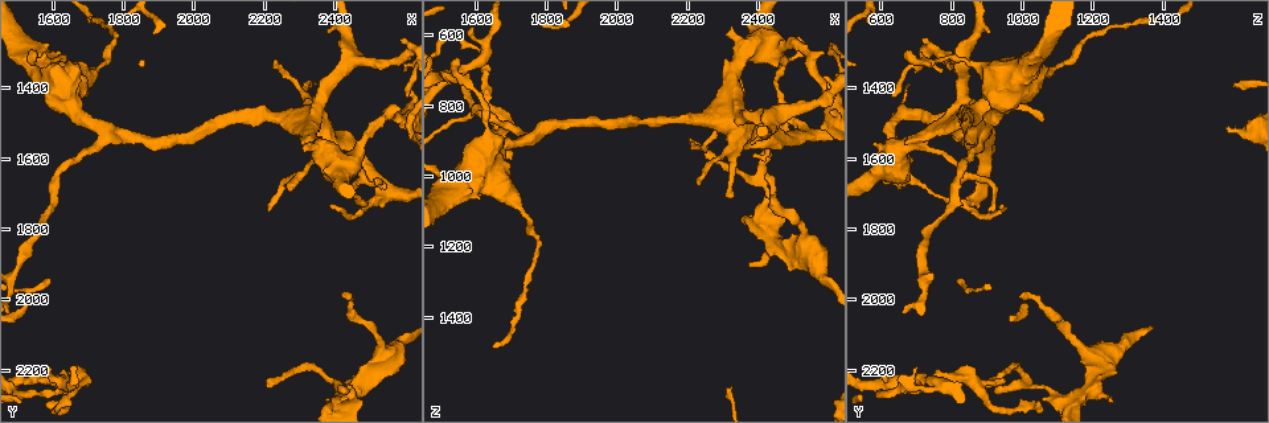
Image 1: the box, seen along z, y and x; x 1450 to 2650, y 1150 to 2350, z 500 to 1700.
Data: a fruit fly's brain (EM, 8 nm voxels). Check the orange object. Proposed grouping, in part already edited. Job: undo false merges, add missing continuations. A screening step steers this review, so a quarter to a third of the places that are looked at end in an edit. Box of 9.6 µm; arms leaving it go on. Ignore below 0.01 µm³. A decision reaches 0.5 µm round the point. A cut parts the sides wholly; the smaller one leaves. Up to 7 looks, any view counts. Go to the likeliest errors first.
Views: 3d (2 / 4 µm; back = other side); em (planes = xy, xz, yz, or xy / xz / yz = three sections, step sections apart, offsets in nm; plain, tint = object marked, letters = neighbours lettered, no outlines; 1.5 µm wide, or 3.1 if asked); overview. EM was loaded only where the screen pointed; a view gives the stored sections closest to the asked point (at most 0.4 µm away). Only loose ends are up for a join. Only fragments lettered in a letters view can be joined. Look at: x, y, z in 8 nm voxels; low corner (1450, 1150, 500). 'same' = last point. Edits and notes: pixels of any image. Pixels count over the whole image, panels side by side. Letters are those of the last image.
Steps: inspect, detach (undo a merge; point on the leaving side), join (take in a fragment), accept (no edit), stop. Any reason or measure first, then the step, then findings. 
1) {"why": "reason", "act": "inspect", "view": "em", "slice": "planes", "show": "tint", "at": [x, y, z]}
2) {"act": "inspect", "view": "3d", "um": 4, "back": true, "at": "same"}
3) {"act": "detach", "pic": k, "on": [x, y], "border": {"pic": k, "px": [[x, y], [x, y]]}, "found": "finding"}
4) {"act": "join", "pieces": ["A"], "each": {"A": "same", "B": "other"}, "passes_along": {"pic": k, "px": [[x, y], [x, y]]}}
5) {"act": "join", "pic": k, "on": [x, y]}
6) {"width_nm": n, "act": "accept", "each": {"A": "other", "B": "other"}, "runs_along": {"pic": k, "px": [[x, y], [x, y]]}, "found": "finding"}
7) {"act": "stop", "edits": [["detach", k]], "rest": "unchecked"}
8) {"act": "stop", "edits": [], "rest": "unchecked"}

{"why": "four arms meet", "act": "inspect", "view": "3d", "um": 4, "at": [1620, 2240, 670]}

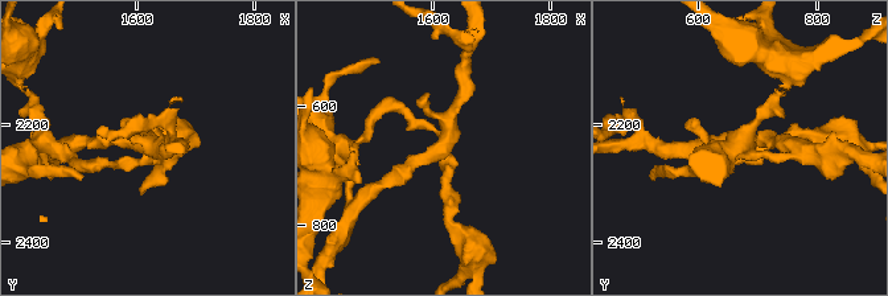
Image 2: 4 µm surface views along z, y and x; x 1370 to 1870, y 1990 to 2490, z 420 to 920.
{"act": "inspect", "view": "em", "slice": "planes", "show": "plain", "at": [1615, 2240, 675]}

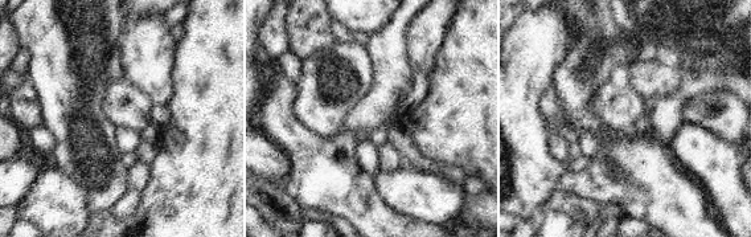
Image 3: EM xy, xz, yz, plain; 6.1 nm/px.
{"act": "inspect", "view": "em", "slice": "planes", "show": "letters", "at": "same"}

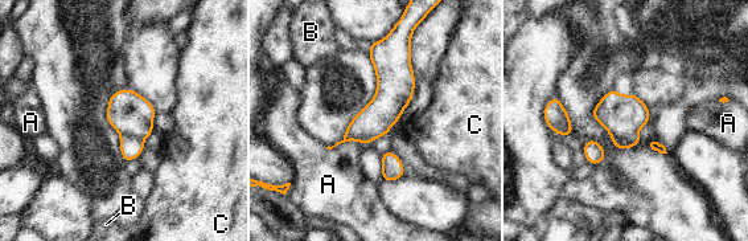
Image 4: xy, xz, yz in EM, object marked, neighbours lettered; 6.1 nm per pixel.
{"width_nm": 220, "act": "detach", "pic": 4, "on": [623, 117], "each": {"A": "other", "B": "other", "C": "other"}, "part_leaving": {"pic": 4, "px": [[382, 45], [386, 99], [346, 138]]}, "found": "two cells meet here"}

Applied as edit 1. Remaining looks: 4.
{"act": "inspect", "view": "overview"}

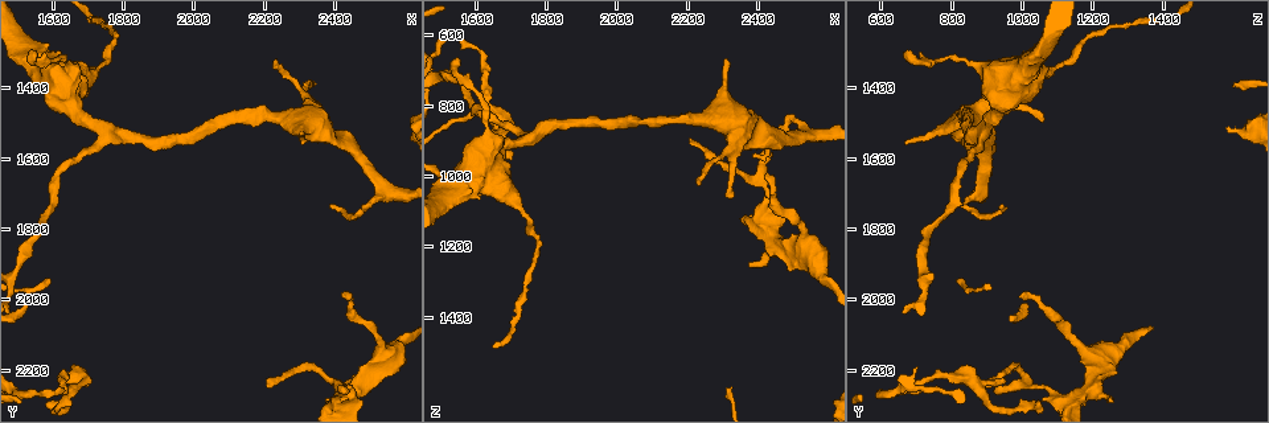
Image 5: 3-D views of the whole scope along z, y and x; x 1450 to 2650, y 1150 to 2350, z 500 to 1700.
{"act": "inspect", "view": "3d", "um": 2, "back": true, "at": [1700, 2230, 950]}

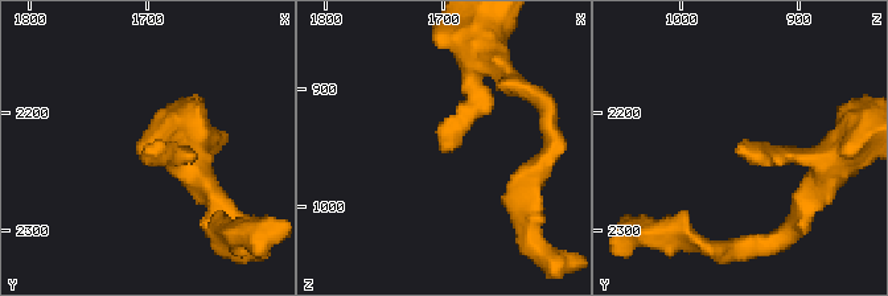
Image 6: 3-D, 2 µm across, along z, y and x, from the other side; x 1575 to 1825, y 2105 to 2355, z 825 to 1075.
{"why": "now the EM", "act": "inspect", "view": "em", "slice": "xy", "step": 4, "show": "tint", "at": [1696, 2228, 952]}

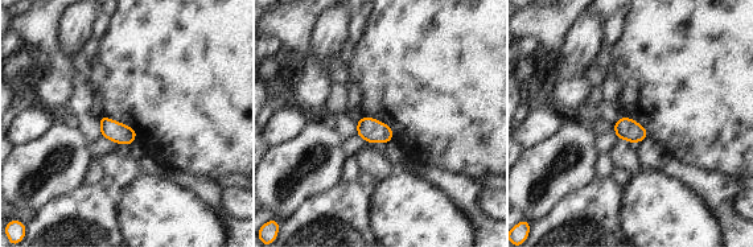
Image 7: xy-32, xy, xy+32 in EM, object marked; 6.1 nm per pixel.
{"why": "another direction", "act": "inspect", "view": "em", "slice": "planes", "show": "letters", "at": "same"}

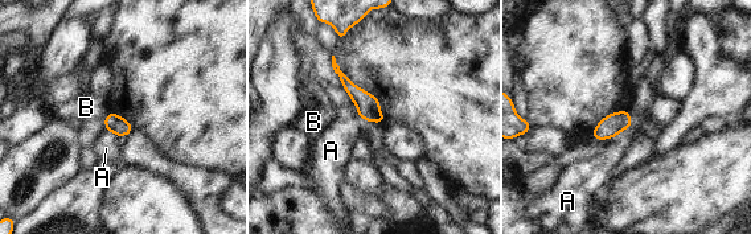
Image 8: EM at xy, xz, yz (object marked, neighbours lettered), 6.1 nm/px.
{"act": "accept", "each": {"A": "other", "B": "other"}, "found": "none of them fits"}

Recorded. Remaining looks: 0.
{"act": "stop", "edits": [["detach", 4]], "rest": "unchecked"}

